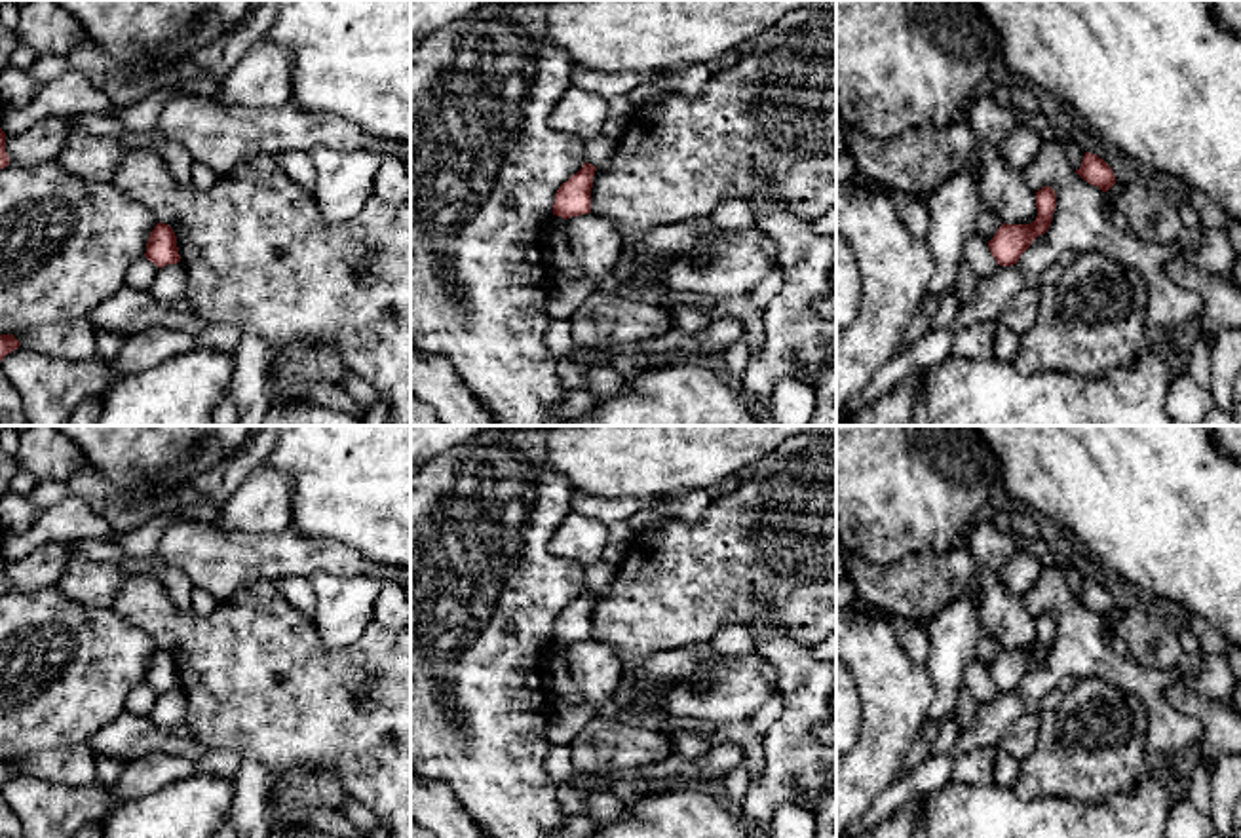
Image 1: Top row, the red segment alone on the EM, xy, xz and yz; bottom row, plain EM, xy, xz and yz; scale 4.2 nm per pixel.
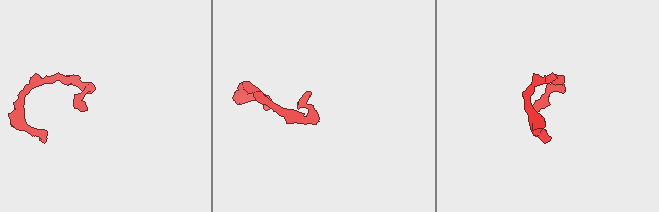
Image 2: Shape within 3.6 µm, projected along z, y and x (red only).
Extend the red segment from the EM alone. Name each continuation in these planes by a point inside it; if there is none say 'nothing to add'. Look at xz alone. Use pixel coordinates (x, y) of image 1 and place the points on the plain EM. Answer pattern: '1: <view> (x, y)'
nothing to add

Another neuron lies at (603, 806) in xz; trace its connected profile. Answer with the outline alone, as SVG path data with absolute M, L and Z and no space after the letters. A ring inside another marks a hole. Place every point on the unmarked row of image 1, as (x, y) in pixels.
M587 790L585 792L585 815L601 825L621 819L625 802L621 802L612 790Z

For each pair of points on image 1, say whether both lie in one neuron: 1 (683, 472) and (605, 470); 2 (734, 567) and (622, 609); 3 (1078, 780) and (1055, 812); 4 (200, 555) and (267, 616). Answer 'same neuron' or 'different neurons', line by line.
1: same neuron
2: same neuron
3: different neurons
4: different neurons

